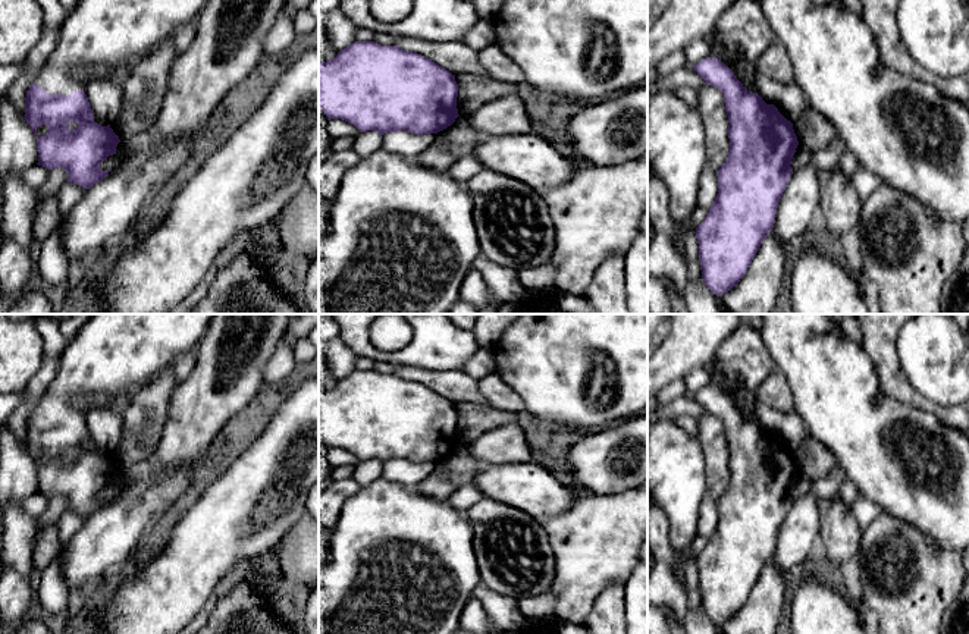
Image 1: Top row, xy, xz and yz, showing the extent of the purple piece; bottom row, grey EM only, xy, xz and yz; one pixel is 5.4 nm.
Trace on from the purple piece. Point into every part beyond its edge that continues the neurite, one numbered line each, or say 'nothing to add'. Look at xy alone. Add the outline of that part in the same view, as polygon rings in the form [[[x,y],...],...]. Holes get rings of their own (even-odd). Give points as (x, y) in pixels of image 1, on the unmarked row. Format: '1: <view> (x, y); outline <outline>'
1: xy (113, 354); outline [[[92,314],[78,335],[68,342],[57,364],[57,371],[47,392],[35,407],[35,412],[48,423],[69,424],[73,420],[85,420],[87,414],[72,405],[72,399],[81,393],[107,395],[113,399],[129,401],[144,385],[151,382],[162,370],[194,351],[203,339],[214,314]]]

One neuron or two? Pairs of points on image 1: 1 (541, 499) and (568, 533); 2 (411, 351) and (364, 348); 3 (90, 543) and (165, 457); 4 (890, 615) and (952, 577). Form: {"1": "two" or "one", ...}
{"1": "two", "2": "one", "3": "two", "4": "one"}

